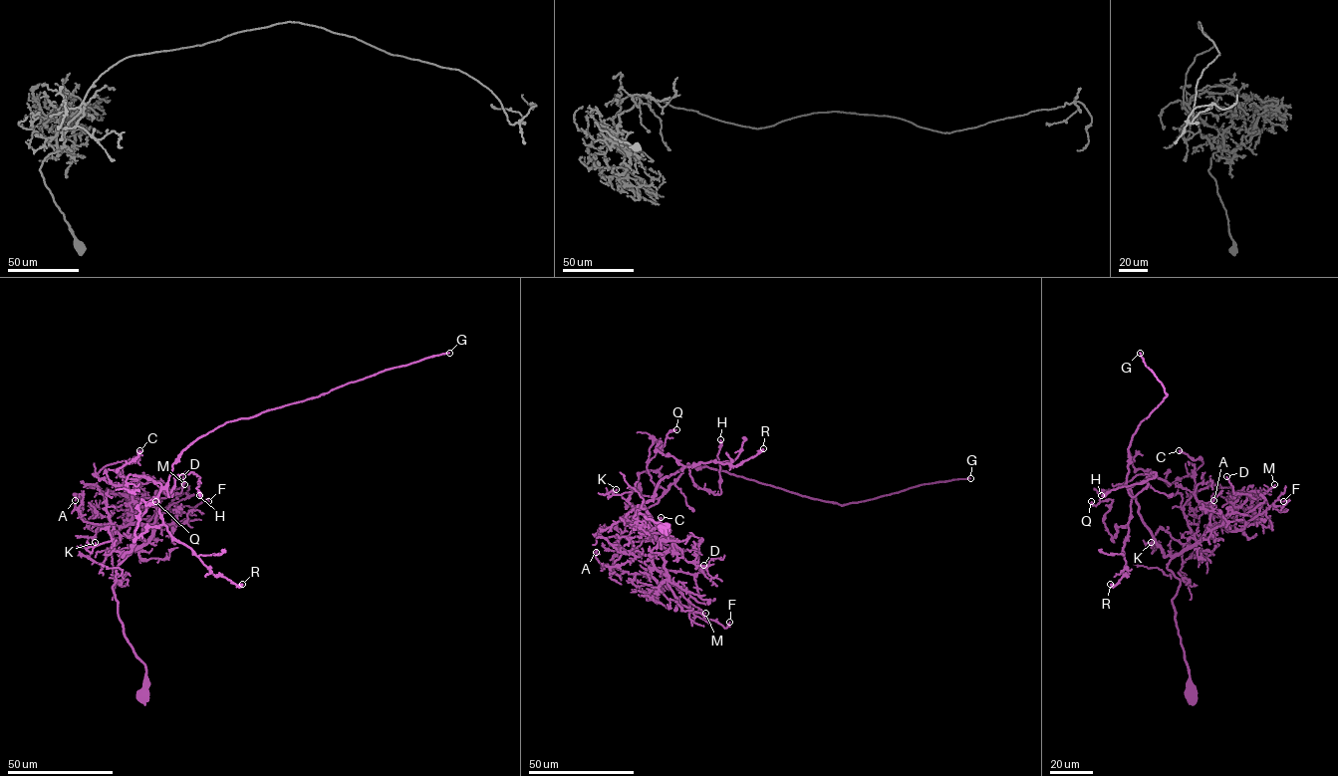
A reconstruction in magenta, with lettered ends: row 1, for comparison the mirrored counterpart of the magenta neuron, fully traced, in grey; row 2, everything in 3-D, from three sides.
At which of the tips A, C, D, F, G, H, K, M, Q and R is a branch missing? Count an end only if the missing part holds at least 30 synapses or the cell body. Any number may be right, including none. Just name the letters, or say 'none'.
G

